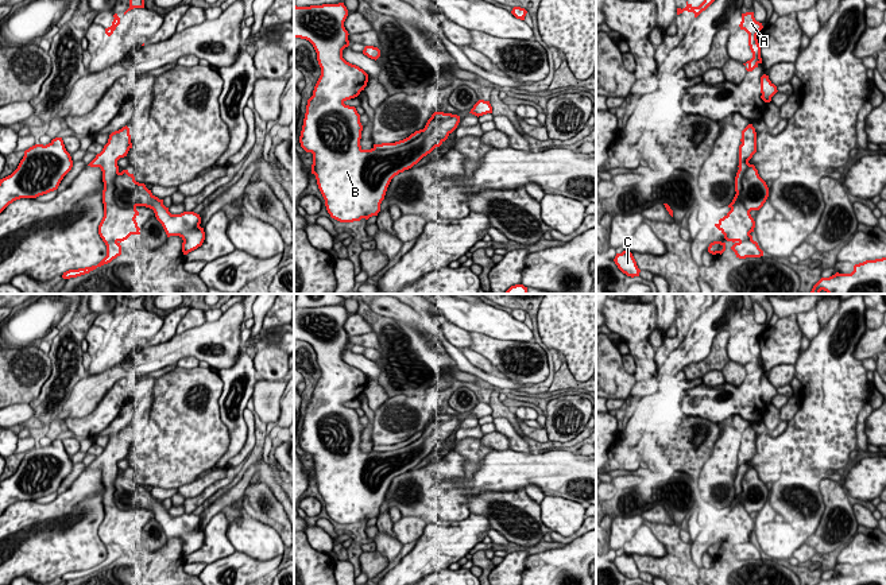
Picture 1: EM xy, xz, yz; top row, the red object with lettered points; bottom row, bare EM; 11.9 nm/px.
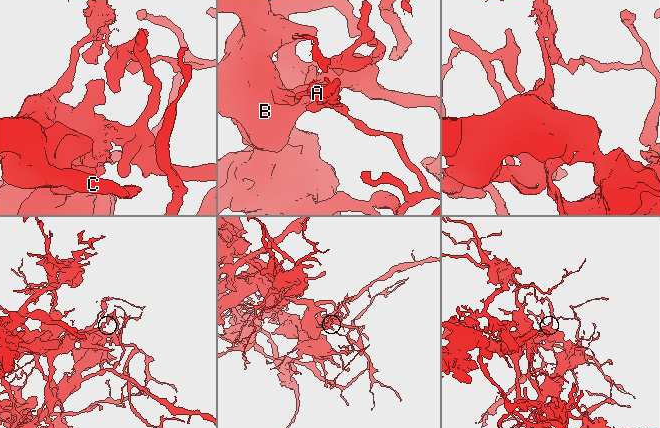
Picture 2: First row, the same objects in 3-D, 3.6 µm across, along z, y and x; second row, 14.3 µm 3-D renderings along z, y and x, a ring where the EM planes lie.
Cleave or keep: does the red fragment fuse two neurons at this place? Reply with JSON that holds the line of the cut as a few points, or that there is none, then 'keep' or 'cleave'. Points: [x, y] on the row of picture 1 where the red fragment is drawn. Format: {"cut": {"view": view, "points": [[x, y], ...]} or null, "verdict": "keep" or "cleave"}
{"cut": {"view": "xy", "points": [[117, 171], [113, 179], [113, 201], [123, 208], [135, 208]]}, "verdict": "cleave"}

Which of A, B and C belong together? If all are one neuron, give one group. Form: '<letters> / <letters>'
A / B C

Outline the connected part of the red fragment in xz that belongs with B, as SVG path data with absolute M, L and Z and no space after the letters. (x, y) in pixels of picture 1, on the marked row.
M344 3L294 5L294 38L306 39L313 44L321 67L313 96L307 100L299 143L306 152L313 154L312 174L316 175L328 213L340 222L378 216L391 179L440 147L460 123L457 115L434 112L422 133L409 144L391 150L363 150L360 115L355 106L344 102L364 90L368 74L343 58L343 50L349 46L349 34L344 27L347 16Z

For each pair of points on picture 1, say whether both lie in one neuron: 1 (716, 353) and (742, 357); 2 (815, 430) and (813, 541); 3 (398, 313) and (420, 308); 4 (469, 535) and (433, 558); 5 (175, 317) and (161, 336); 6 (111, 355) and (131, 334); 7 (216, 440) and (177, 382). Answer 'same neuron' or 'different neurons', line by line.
1: different neurons
2: different neurons
3: different neurons
4: same neuron
5: same neuron
6: same neuron
7: same neuron

